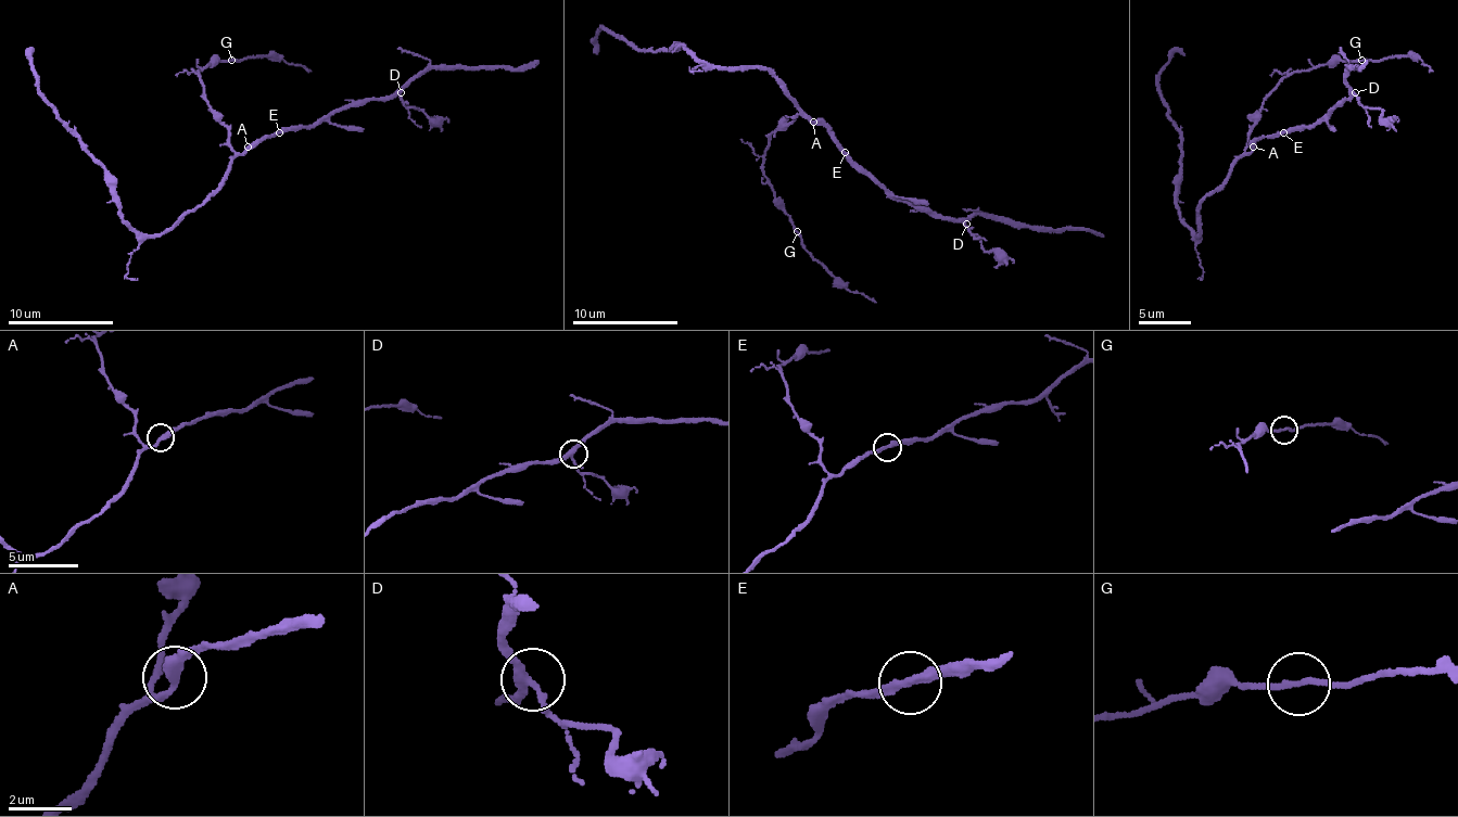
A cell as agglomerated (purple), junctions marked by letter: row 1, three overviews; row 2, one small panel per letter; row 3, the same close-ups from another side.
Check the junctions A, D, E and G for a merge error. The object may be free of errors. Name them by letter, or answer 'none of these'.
none of these

